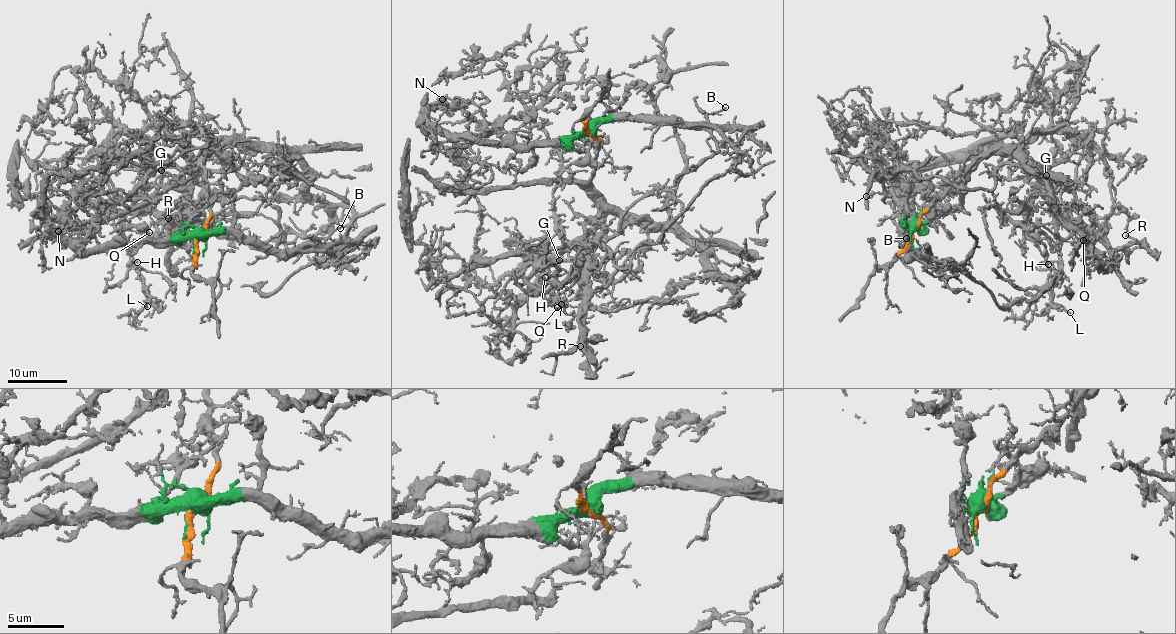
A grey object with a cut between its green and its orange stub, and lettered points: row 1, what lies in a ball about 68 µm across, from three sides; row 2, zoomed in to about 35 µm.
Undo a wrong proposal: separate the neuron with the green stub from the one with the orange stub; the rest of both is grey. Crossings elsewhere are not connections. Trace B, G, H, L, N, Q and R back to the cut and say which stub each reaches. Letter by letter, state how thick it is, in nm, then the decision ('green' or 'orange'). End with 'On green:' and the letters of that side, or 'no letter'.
B: calibre 120 nm; green
G: calibre 140 nm; orange
H: calibre 120 nm; orange
L: calibre 140 nm; orange
N: calibre 120 nm; green
Q: calibre 100 nm; orange
R: calibre 140 nm; orange
On green: B, N

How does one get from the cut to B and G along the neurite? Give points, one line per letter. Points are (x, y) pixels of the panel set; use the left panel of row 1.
B: (200, 239), (209, 234), (237, 232), (250, 237), (267, 248), (296, 251), (340, 228)
G: (199, 239), (210, 216), (202, 158), (210, 143), (210, 157), (178, 186), (163, 187), (159, 182), (162, 170)

